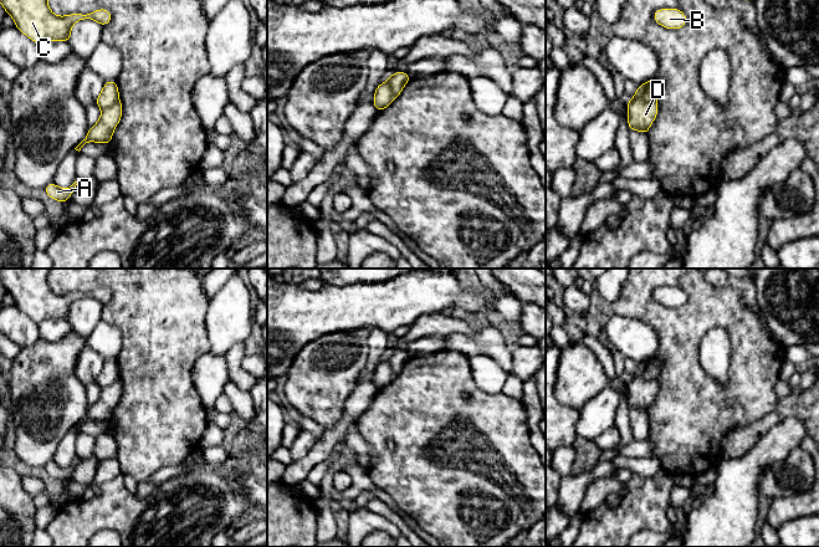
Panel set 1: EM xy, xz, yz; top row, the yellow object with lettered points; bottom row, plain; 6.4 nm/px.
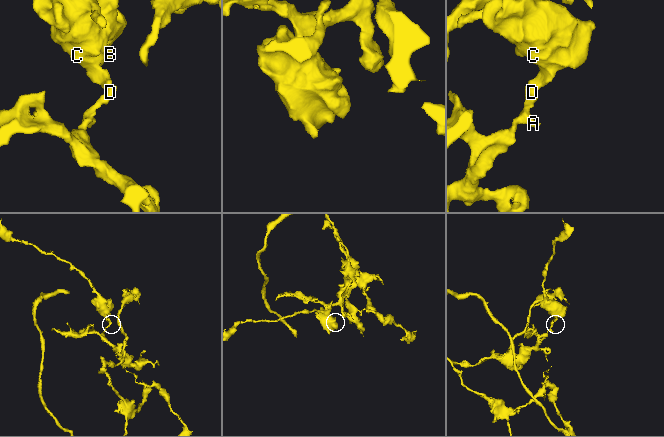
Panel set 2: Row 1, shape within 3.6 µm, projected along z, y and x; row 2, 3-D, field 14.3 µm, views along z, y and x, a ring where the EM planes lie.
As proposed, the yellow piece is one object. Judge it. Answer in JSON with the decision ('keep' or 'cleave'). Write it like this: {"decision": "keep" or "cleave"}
{"decision": "cleave"}

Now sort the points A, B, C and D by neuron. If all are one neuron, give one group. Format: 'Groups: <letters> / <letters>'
Groups: A D / B C

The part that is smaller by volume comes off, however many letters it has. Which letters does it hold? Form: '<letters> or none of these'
B, C

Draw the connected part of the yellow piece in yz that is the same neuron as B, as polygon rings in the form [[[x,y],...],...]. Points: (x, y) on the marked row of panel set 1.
[[[677,7],[655,10],[652,17],[665,29],[677,30],[687,24],[687,16]]]

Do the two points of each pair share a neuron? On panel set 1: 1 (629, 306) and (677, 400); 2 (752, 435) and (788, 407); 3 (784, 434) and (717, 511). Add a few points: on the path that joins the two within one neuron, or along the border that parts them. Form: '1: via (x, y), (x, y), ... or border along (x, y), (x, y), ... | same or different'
1: via (656, 320), (677, 341), (677, 373) | same
2: via (761, 427), (779, 413) | same
3: via (766, 453), (736, 482), (735, 492) | same

